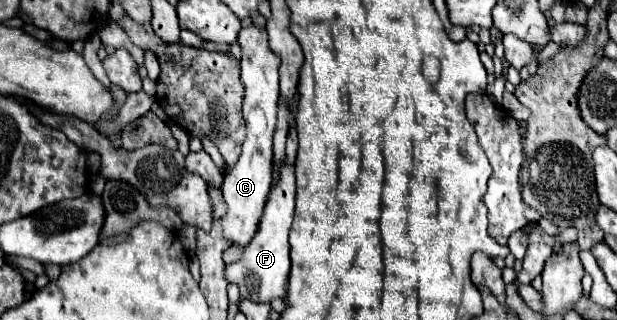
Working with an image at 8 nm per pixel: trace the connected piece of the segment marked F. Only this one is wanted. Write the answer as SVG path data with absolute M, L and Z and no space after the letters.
M284 163L280 171L280 183L272 187L264 215L258 225L258 233L254 241L244 249L244 257L234 265L226 265L226 279L228 283L236 283L240 287L240 297L252 303L272 303L274 299L286 297L288 275L290 275L290 247L288 247L288 233L294 217L294 167Z

